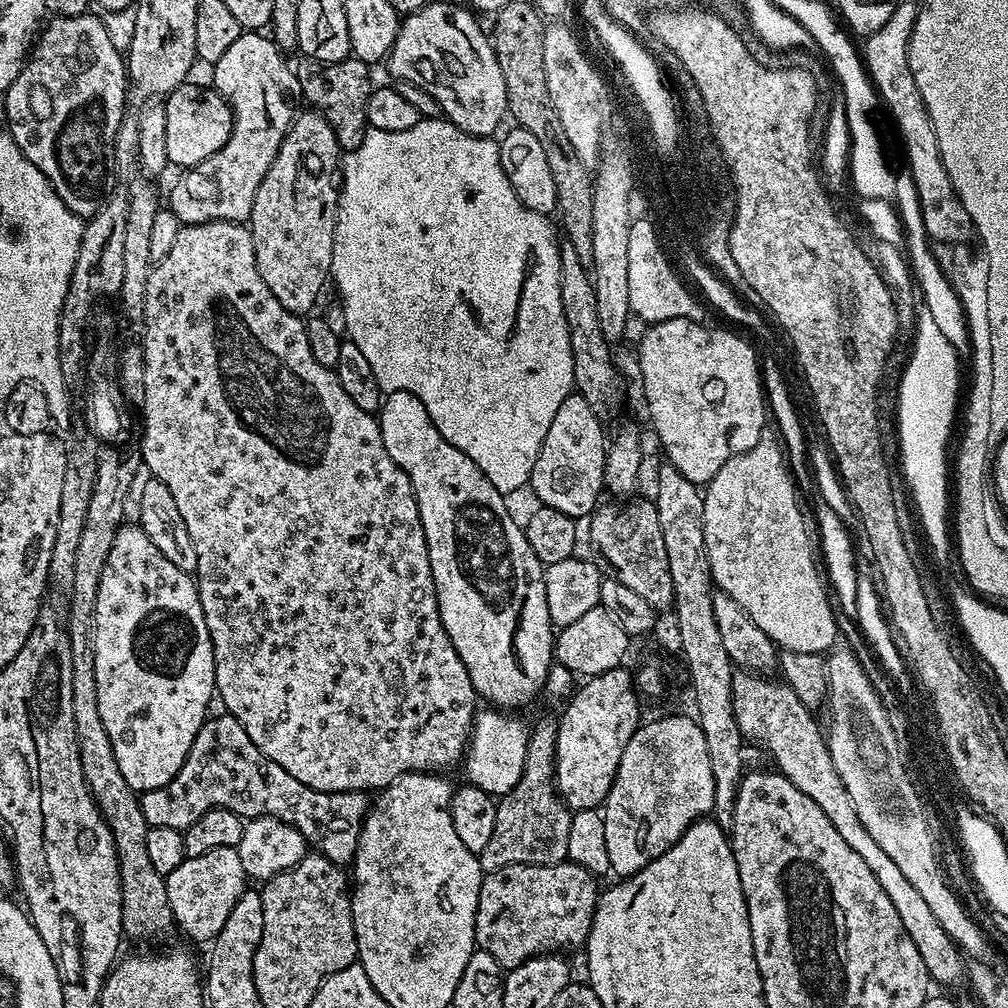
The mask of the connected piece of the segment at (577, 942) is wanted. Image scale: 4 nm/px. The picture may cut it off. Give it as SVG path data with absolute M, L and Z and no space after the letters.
M565 862L562 864L515 864L502 866L502 870L487 873L481 879L476 914L475 947L490 954L500 963L501 968L511 970L520 964L533 960L535 956L560 954L563 948L583 949L592 929L598 899L597 877L582 866Z

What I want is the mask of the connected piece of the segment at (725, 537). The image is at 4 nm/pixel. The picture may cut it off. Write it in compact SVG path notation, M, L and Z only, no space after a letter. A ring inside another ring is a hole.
M765 430L750 450L730 458L730 462L726 462L703 489L706 554L710 558L712 583L719 591L730 594L730 598L758 622L758 627L771 638L777 649L824 654L837 643L836 616L832 613L828 592L820 581L821 569L816 569L817 557L816 560L812 557L814 540L808 537L808 528L800 513L797 483L789 469L785 449L777 433L773 432Z

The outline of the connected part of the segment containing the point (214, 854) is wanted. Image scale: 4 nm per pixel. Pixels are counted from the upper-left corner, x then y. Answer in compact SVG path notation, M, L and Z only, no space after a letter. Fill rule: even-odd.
M235 848L206 850L206 854L187 857L182 866L170 870L164 881L175 927L181 928L190 939L205 942L215 940L222 926L226 926L230 910L234 910L246 890L242 858L238 858Z

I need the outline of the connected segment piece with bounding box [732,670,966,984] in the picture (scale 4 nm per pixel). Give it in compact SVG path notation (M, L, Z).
M736 670L732 673L732 701L734 702L734 714L736 721L740 727L740 732L744 735L745 741L756 744L764 743L766 751L772 755L772 760L780 775L785 776L790 782L794 782L794 786L798 786L798 790L802 790L802 794L806 794L806 798L810 798L822 809L822 814L826 814L826 818L830 818L830 822L834 822L834 830L838 830L838 834L842 834L842 838L850 846L850 850L854 850L854 854L858 854L858 858L862 858L862 862L866 862L866 866L870 866L870 874L874 874L874 878L878 878L878 886L882 886L882 890L886 890L886 898L890 898L890 902L894 905L894 910L898 910L898 918L902 918L902 926L906 926L906 934L910 934L910 942L914 942L914 947L918 949L918 955L922 957L922 962L928 971L929 981L940 984L956 984L965 979L966 976L966 960L962 955L956 943L950 938L950 934L946 934L946 930L942 930L942 922L938 922L930 906L922 899L922 894L918 894L918 890L914 890L914 885L907 881L906 874L902 874L902 870L898 870L898 866L882 851L882 846L878 846L878 842L874 842L874 838L870 838L870 834L866 831L866 826L862 826L862 818L858 818L858 810L854 810L854 802L850 802L850 794L846 792L846 786L842 784L842 778L838 776L838 770L834 768L834 758L830 758L830 750L826 739L825 729L815 720L813 709L807 708L790 685L786 684L783 679L768 680L767 675L751 670Z

